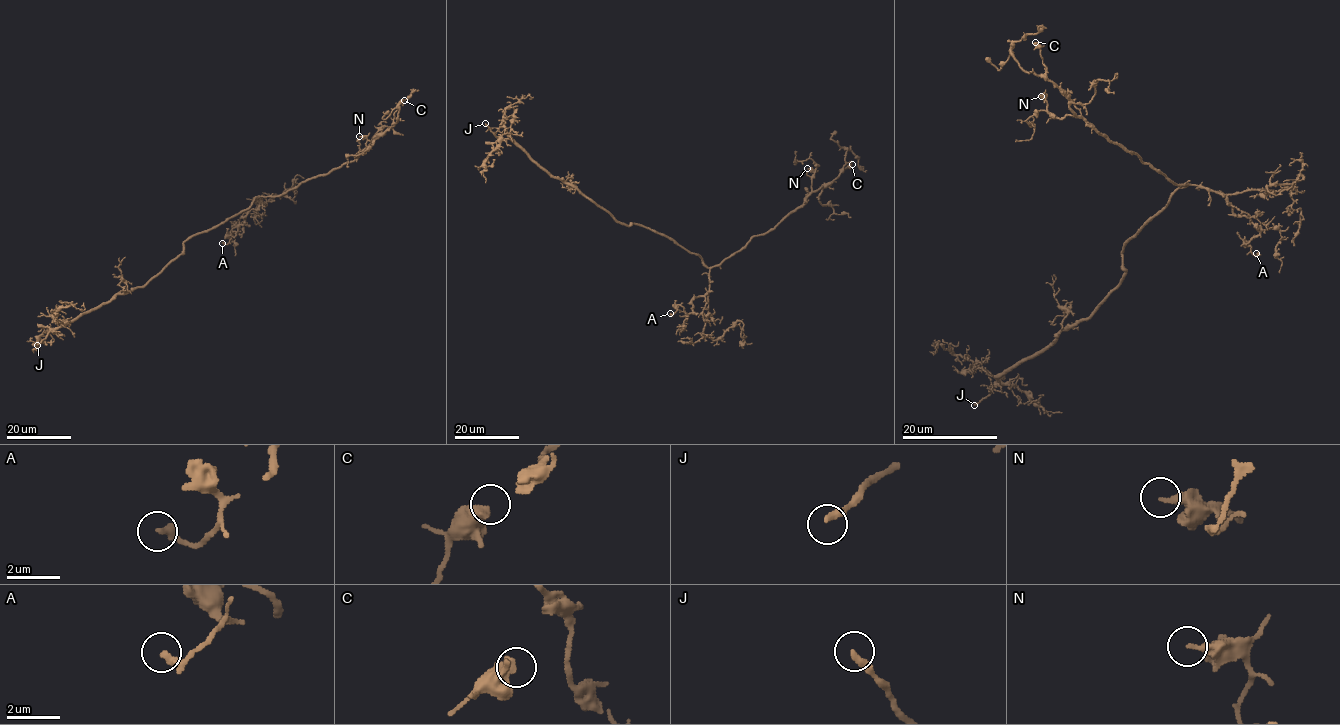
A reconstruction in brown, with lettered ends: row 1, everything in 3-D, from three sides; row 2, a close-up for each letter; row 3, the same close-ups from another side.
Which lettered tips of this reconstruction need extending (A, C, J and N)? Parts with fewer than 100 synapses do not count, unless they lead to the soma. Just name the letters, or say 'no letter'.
J

